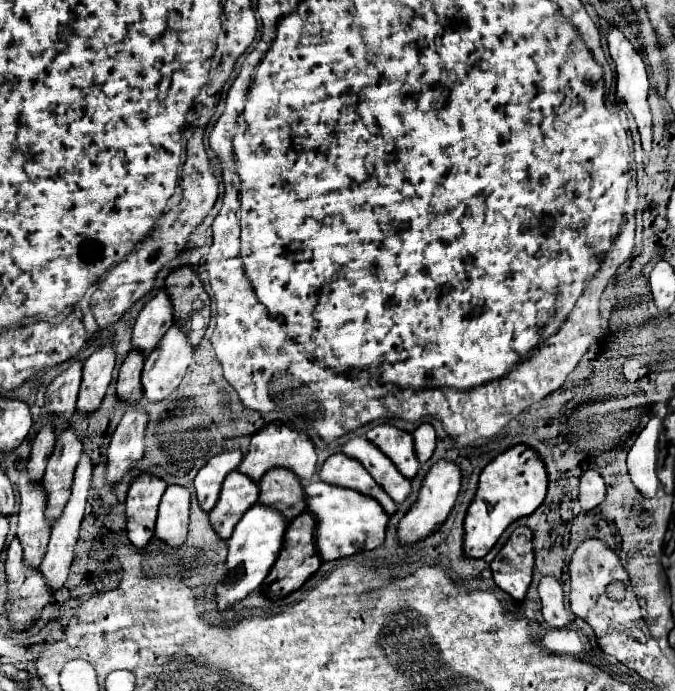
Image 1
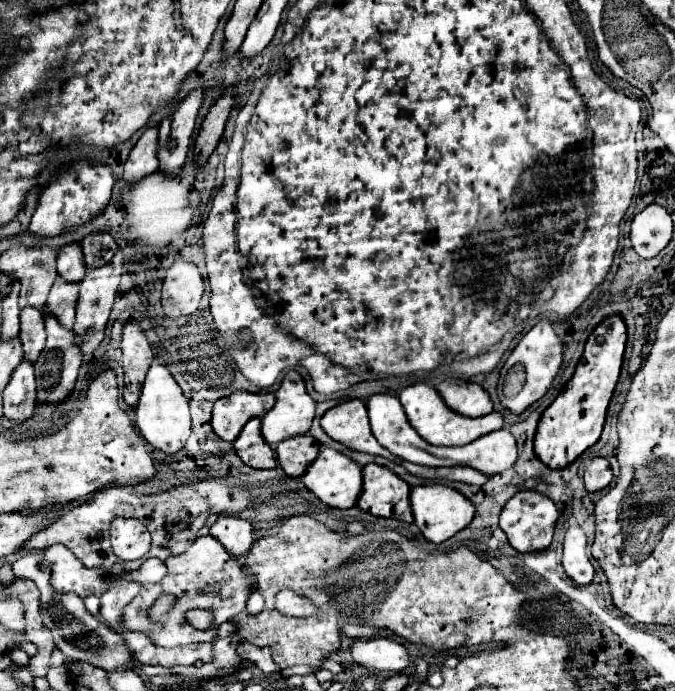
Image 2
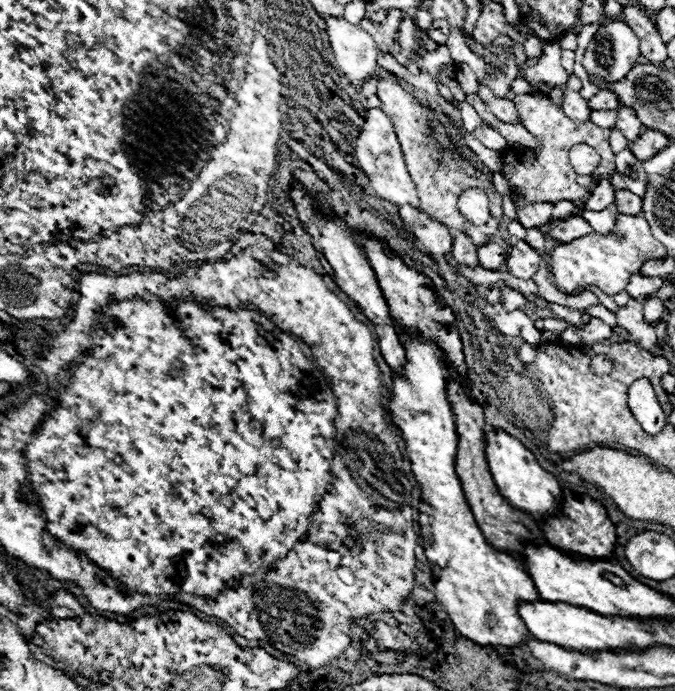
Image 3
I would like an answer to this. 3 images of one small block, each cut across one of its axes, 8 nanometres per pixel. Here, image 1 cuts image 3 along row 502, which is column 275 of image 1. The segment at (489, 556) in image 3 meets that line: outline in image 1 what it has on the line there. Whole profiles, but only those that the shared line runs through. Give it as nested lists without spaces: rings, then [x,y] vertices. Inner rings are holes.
[[[275,420],[266,423],[252,435],[248,454],[242,458],[238,472],[246,474],[254,482],[260,482],[260,478],[270,468],[280,468],[280,466],[292,470],[296,476],[300,476],[300,480],[310,480],[316,472],[316,450],[304,432],[299,432],[288,424]]]

